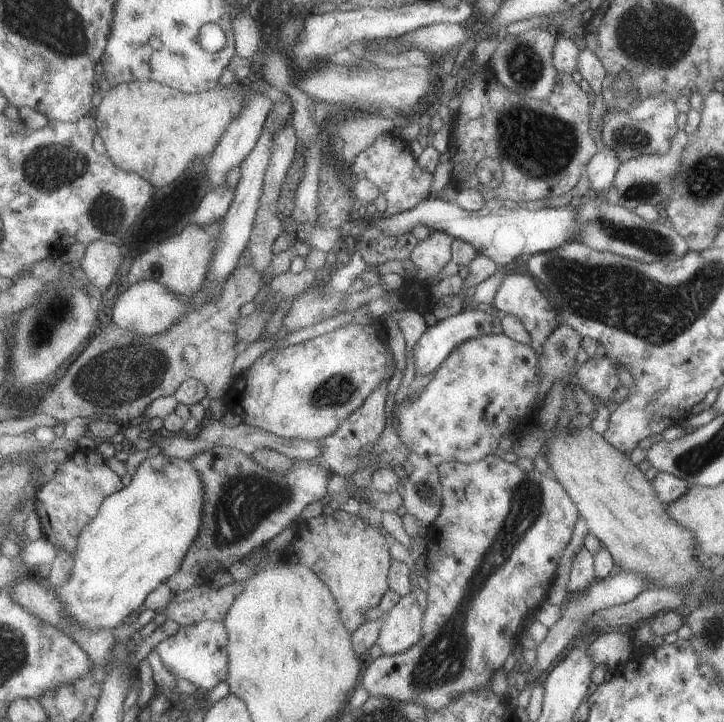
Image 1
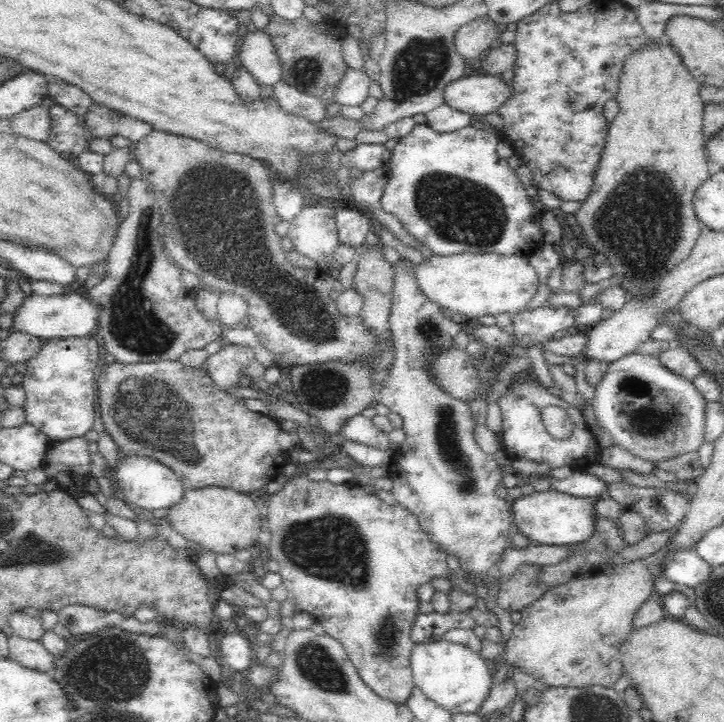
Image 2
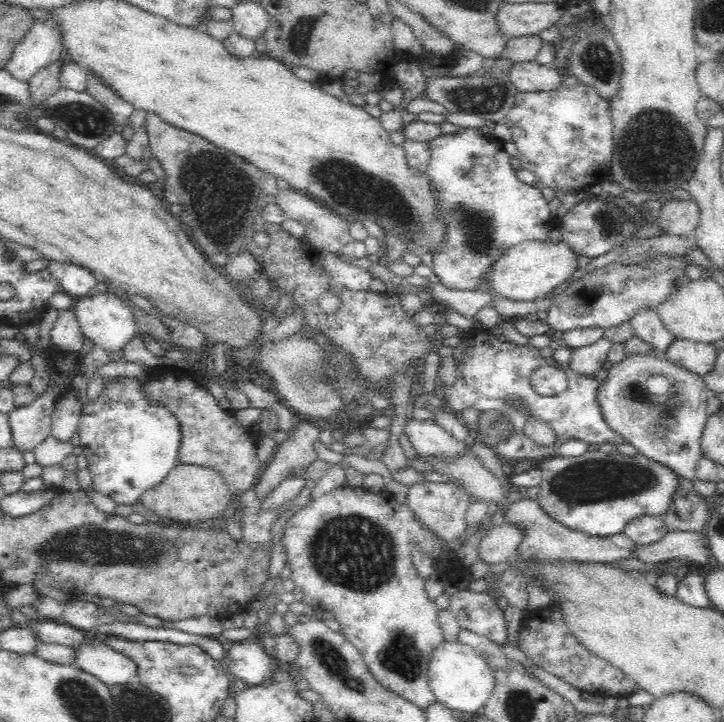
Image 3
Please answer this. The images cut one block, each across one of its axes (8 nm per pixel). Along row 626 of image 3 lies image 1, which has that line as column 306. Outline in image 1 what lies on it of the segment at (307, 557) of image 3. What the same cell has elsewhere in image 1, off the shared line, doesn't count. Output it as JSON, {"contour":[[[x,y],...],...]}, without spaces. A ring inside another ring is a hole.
{"contour":[[[358,323],[334,329],[332,332],[297,345],[271,350],[261,355],[253,366],[240,377],[242,396],[228,402],[236,414],[249,425],[269,430],[287,439],[319,441],[334,434],[353,412],[370,398],[386,379],[396,372],[396,358],[388,342],[382,342],[369,326]]]}

